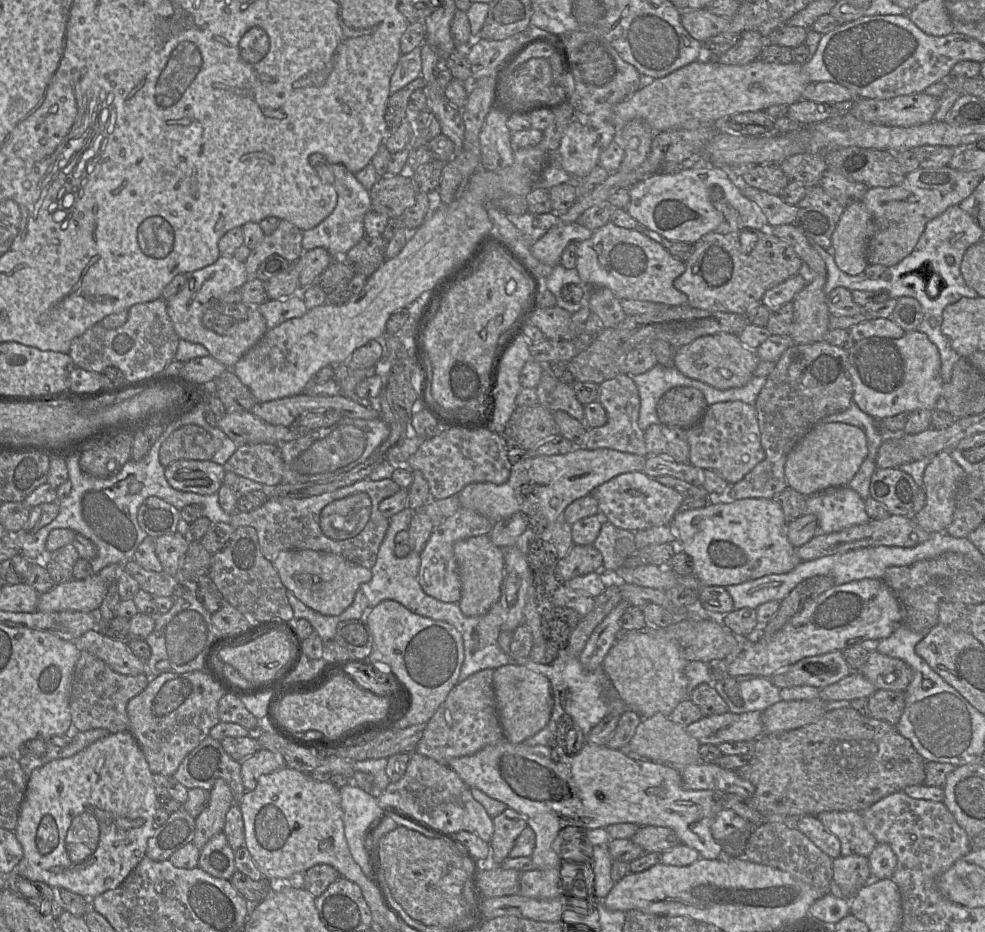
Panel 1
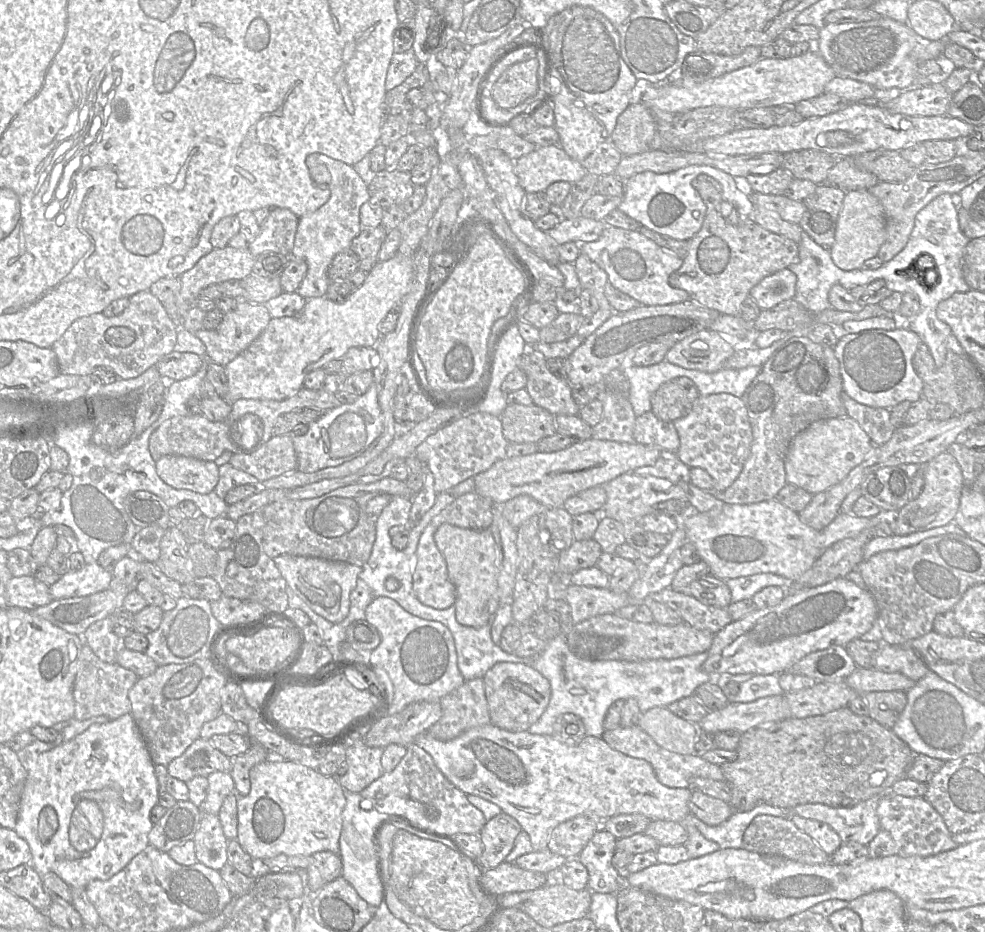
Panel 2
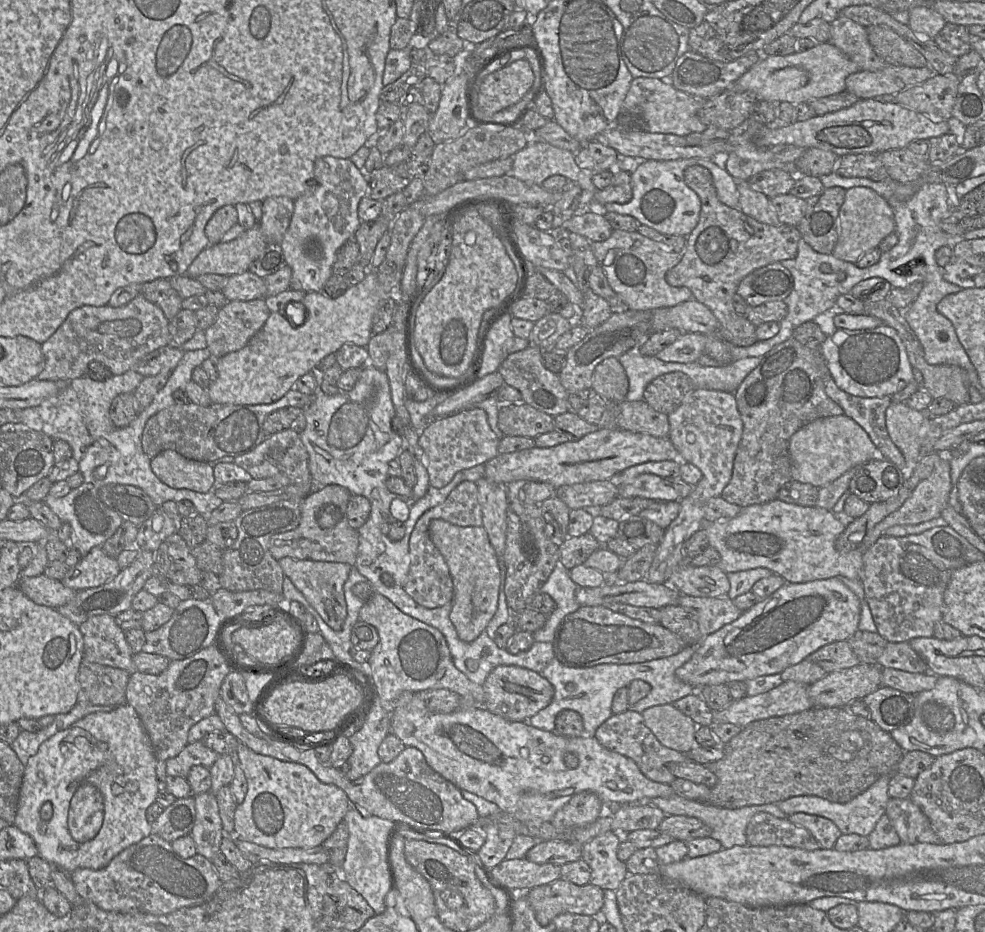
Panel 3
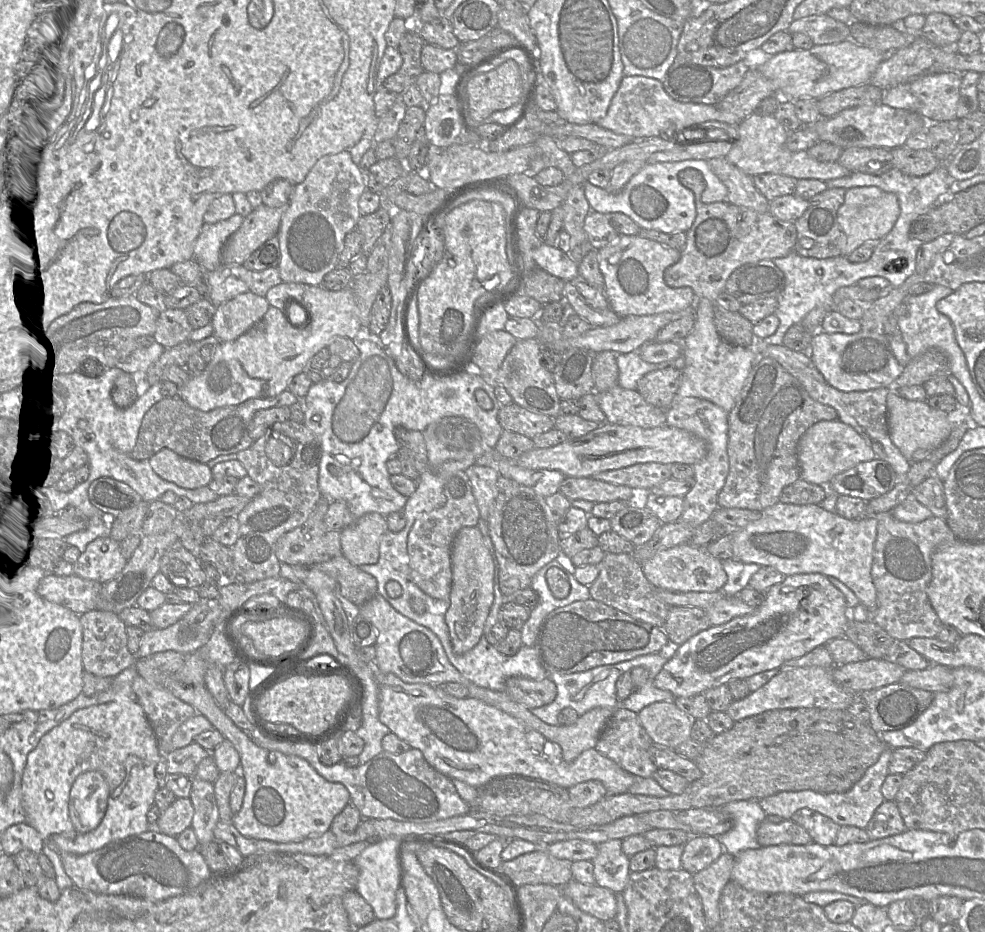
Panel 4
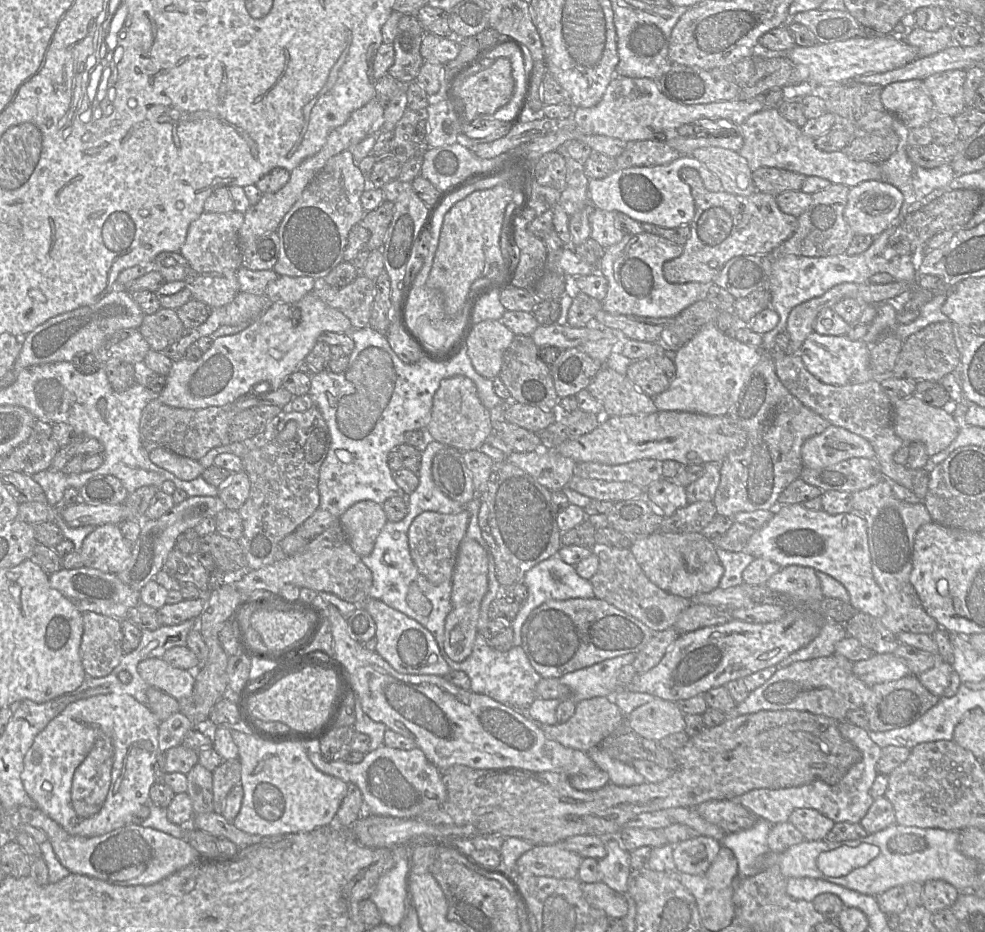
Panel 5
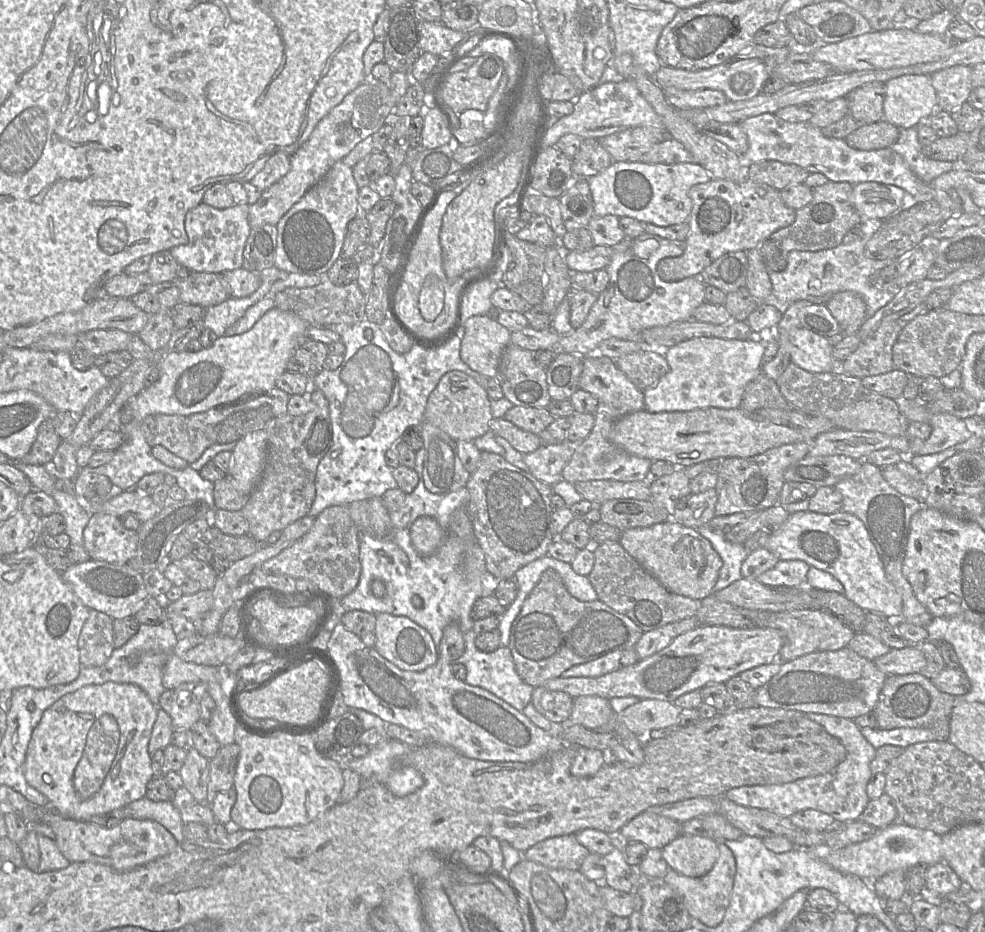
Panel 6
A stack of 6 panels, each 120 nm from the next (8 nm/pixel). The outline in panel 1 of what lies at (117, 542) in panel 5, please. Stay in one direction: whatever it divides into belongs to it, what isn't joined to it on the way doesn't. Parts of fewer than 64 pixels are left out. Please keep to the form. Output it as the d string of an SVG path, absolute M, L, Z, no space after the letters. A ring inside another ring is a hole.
M98 574L56 584L50 591L40 594L37 610L41 612L81 611L99 609L107 593L107 586Z

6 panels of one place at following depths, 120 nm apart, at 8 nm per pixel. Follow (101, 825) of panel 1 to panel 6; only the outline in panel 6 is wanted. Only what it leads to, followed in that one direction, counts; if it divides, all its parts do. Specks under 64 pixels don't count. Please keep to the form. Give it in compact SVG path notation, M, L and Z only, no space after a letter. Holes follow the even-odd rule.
M112 681L103 684L92 684L81 687L57 700L42 715L38 725L34 728L26 751L24 763L24 777L28 784L45 795L51 807L62 817L74 820L89 820L95 816L104 816L114 810L124 808L130 803L146 797L148 782L154 777L151 756L148 750L154 723L159 706L154 705L148 695L137 685L130 683L116 683Z

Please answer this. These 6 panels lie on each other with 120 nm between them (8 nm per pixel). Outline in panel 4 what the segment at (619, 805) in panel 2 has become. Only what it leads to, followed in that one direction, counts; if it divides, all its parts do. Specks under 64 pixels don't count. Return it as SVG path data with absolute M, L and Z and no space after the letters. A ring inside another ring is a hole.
M376 670L376 680L380 689L379 719L411 748L420 750L425 760L438 772L450 779L456 779L474 788L480 788L491 779L503 776L524 776L565 789L579 783L597 780L607 791L607 795L628 793L634 782L632 774L623 770L615 762L591 748L582 752L574 761L551 763L543 754L547 739L539 732L525 726L507 713L490 706L478 699L455 698L430 684L406 683L393 673L381 673Z

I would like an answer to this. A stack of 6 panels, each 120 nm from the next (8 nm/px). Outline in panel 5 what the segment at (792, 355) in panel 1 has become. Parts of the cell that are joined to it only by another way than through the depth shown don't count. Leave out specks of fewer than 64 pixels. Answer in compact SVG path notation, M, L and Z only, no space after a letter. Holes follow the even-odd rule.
M766 353L753 369L727 416L746 431L747 442L741 450L729 454L720 462L720 483L713 499L717 514L733 517L738 512L775 509L782 491L791 482L800 478L804 468L801 457L803 443L823 432L831 424L789 392L776 374L772 356Z

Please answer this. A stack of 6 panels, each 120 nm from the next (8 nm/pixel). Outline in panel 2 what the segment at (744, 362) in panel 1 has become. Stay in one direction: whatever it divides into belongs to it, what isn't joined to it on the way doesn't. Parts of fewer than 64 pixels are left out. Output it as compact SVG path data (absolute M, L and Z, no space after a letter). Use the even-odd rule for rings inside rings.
M703 330L673 344L665 361L685 369L712 373L725 368L725 362L734 351L735 344L729 338Z

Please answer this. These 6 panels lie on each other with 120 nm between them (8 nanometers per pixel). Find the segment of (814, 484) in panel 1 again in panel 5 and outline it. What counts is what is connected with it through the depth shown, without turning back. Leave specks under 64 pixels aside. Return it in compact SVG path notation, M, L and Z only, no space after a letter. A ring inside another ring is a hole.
M829 425L820 434L808 438L801 447L804 467L824 468L851 458L875 458L872 445L860 435Z

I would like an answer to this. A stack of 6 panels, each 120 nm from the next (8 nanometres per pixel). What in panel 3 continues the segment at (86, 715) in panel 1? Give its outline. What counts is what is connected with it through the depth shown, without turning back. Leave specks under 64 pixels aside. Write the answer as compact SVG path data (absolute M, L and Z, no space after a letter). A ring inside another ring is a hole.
M82 658L78 671L77 703L82 706L127 704L129 676L126 670L90 663Z

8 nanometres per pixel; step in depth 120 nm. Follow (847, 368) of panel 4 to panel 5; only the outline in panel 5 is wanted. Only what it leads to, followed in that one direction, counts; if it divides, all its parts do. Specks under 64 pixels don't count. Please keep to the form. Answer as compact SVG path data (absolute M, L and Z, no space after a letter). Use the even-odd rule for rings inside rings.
M813 331L802 344L799 355L806 369L821 382L843 386L875 380L870 368L871 345L863 340L851 340L847 335L822 335Z

